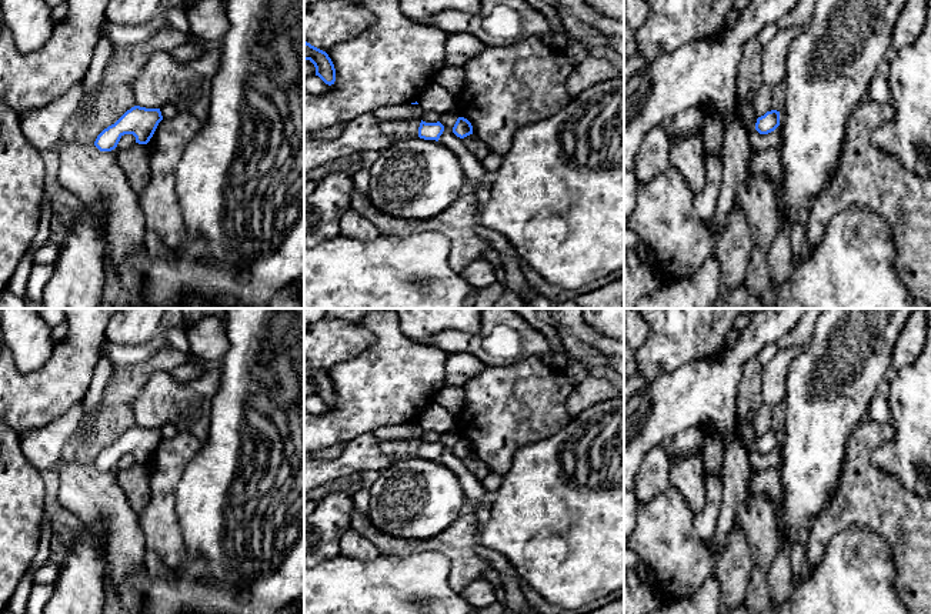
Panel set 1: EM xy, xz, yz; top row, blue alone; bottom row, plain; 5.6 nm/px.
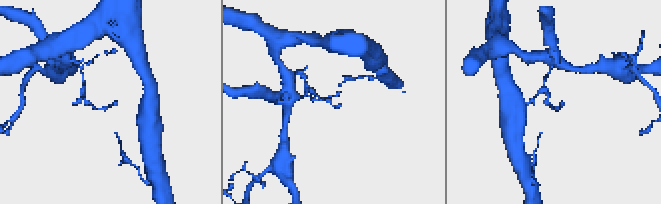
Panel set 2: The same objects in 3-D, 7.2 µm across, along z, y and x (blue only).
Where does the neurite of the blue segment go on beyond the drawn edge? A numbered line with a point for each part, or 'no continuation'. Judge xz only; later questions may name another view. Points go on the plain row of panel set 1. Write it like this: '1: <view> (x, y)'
no continuation

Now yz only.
no continuation

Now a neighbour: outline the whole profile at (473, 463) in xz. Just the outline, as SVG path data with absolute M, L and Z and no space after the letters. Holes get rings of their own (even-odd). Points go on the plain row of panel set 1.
M473 453L463 458L463 464L467 467L467 470L477 477L478 480L483 480L487 470L483 461Z

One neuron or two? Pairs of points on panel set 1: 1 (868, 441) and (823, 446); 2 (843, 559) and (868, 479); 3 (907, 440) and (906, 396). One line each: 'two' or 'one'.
1: two
2: two
3: one

